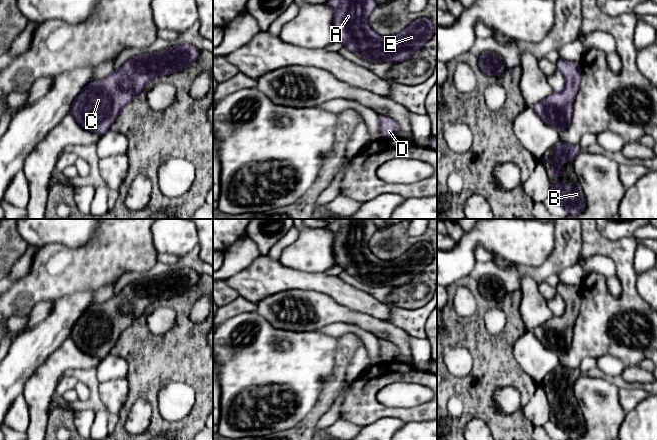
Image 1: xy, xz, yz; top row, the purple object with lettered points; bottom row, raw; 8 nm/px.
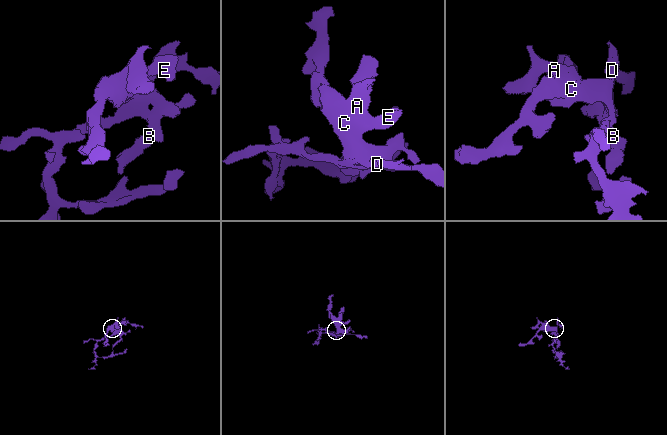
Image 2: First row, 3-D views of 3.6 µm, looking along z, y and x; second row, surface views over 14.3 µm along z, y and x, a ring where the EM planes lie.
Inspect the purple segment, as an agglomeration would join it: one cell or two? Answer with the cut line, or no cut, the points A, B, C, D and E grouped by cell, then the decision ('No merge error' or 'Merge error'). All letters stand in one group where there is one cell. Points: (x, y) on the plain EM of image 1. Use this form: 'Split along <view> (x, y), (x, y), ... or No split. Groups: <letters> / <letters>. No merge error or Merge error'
No split. Groups: A B C D E. No merge error

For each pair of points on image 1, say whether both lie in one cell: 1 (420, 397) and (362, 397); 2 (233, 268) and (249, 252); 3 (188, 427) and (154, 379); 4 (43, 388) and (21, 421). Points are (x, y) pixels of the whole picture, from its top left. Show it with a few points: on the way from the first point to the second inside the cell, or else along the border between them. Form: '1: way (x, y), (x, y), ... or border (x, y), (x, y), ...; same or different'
1: border (392, 382), (378, 392), (377, 399), (398, 408); different
2: way (237, 264), (245, 256); same
3: way (171, 427), (166, 427), (156, 417), (153, 396); same
4: border (21, 394), (27, 406), (29, 418), (27, 429); different

